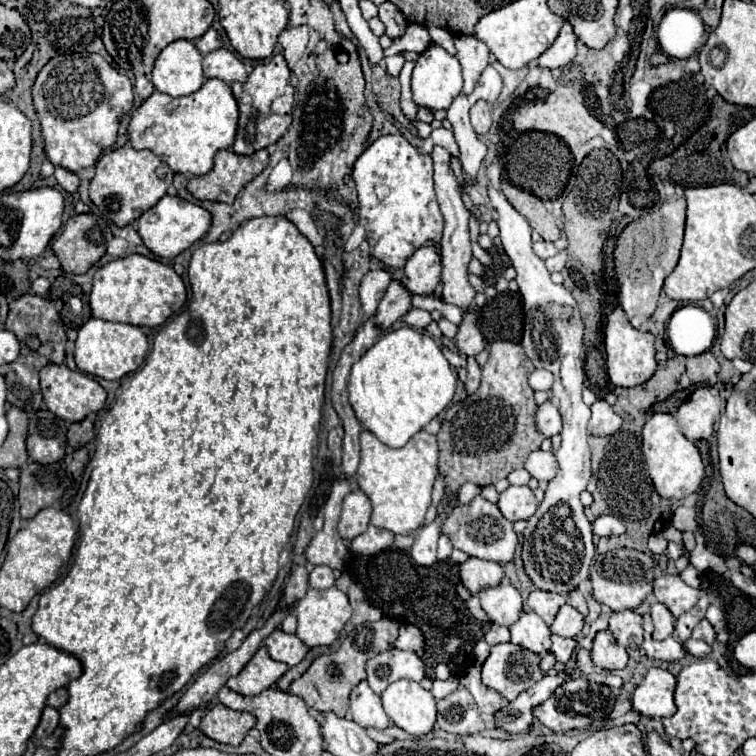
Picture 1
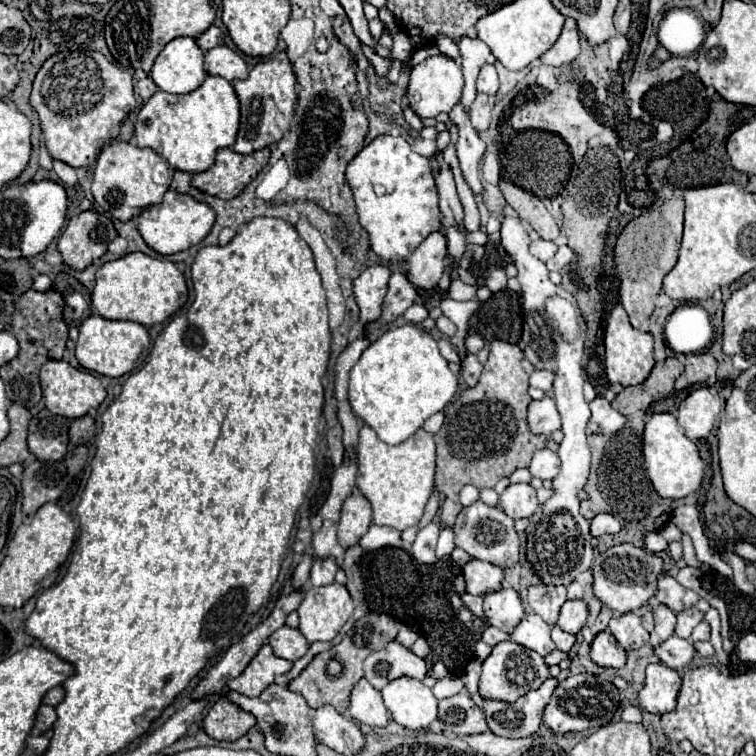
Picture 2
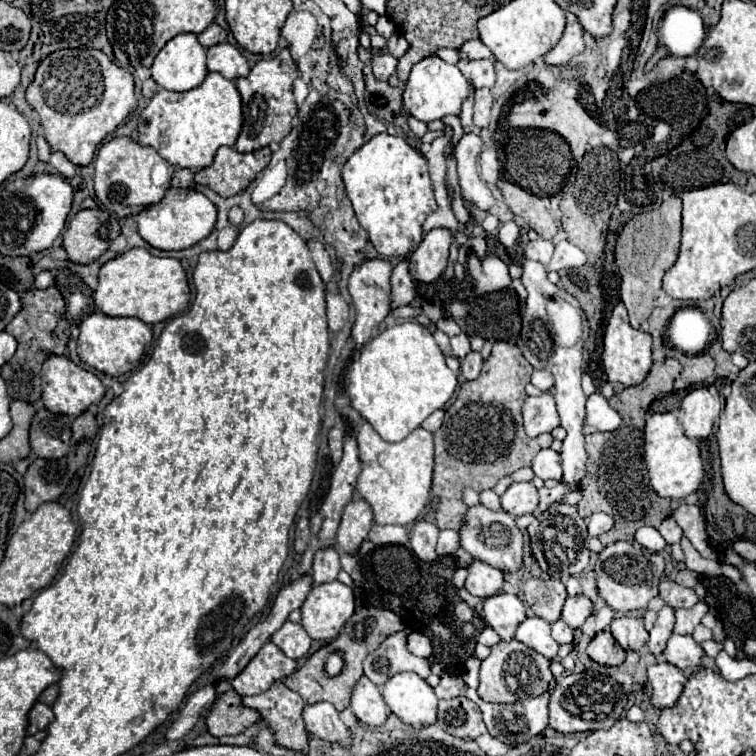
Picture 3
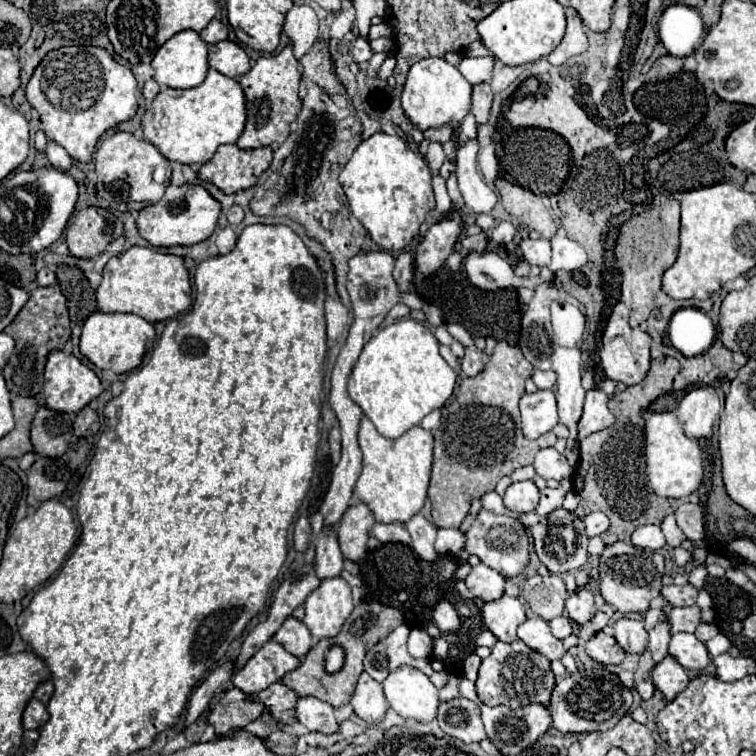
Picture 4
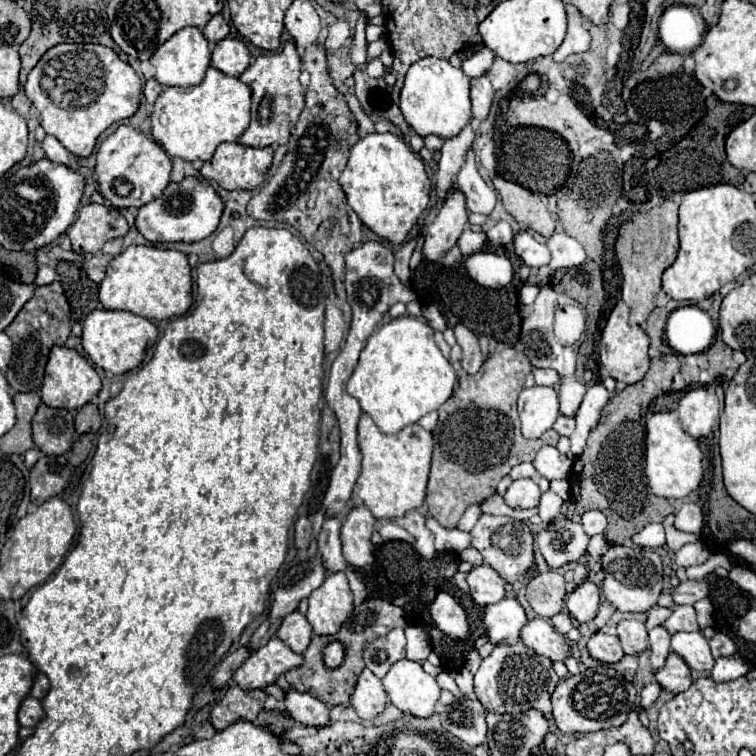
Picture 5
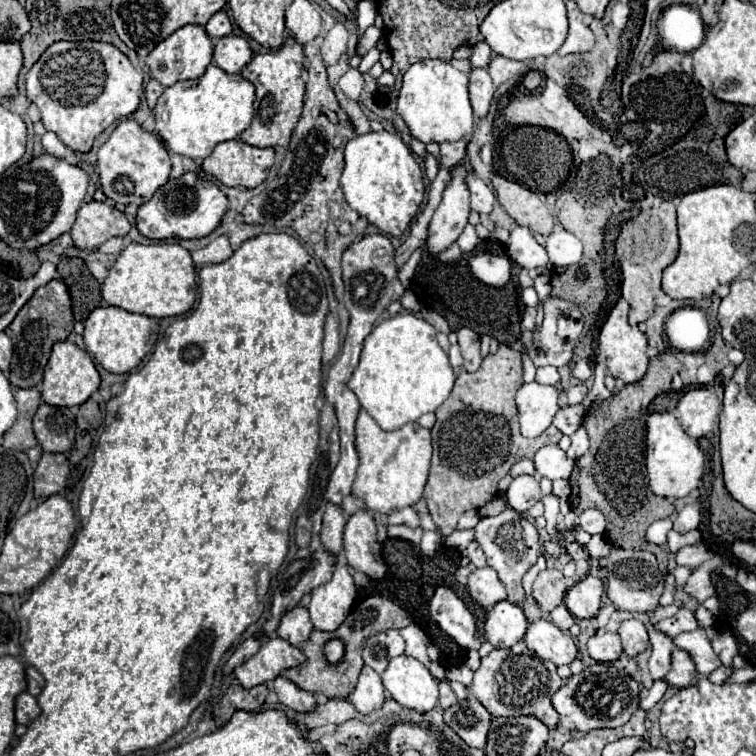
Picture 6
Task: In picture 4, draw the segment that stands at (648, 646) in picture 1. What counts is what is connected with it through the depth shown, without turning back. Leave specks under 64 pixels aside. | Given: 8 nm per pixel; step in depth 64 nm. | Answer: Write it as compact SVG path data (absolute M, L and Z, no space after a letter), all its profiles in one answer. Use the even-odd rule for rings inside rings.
M674 634L670 644L670 656L674 656L686 670L706 670L710 664L710 656L706 644L700 642L694 634Z

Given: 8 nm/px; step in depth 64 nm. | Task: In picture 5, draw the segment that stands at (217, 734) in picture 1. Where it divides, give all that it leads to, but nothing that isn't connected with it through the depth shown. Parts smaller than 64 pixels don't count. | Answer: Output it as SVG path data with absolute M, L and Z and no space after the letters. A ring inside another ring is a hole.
M232 684L224 698L214 706L210 722L220 732L238 718L256 720L258 712L264 708L266 699L267 694L262 689L242 690L238 684Z

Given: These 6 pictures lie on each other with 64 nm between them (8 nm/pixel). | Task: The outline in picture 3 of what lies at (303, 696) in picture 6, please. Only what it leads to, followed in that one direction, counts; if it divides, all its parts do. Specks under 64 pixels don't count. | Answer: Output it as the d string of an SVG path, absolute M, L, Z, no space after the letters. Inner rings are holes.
M330 702L306 704L302 710L302 718L304 718L306 730L312 736L318 736L326 742L338 742L342 746L350 746L350 730L338 718L338 712Z

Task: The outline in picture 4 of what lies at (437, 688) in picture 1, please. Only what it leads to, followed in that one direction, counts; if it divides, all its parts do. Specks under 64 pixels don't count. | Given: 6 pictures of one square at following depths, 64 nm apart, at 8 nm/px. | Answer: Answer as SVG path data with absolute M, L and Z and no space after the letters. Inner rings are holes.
M451 675L446 686L440 690L440 700L442 700L442 702L448 702L448 700L452 700L452 698L458 696L458 683L459 678Z

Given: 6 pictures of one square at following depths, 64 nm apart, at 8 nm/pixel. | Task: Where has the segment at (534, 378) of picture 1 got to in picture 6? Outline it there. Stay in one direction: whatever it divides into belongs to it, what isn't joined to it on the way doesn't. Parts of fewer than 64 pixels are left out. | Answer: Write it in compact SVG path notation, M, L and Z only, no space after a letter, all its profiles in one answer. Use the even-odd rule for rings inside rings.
M544 366L544 368L538 368L536 382L540 382L540 384L558 384L560 374L558 374L558 370L554 366Z

